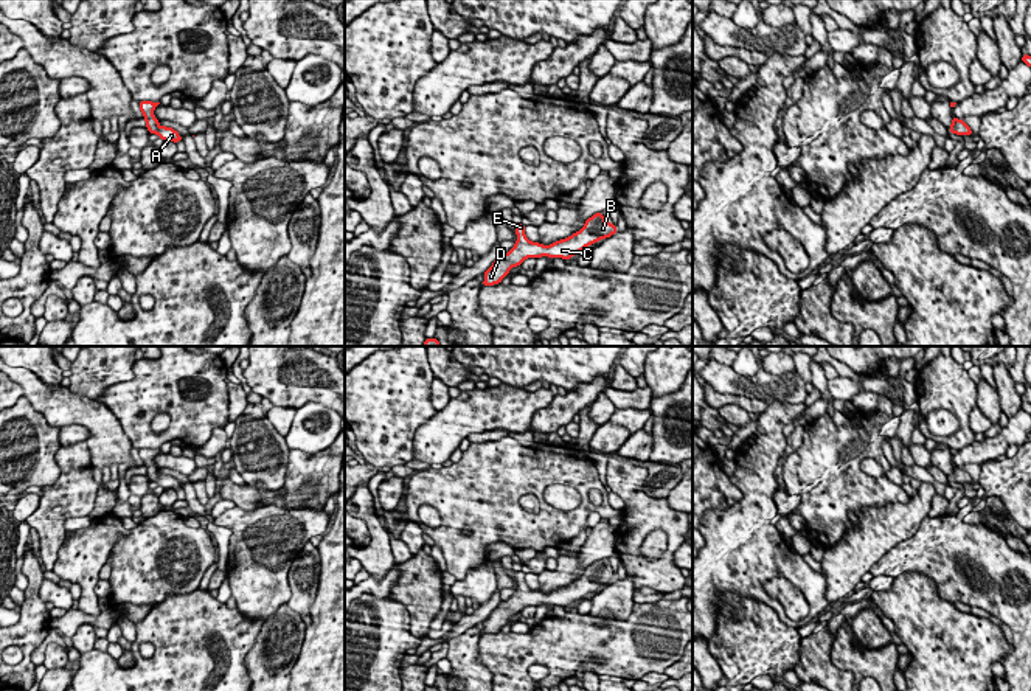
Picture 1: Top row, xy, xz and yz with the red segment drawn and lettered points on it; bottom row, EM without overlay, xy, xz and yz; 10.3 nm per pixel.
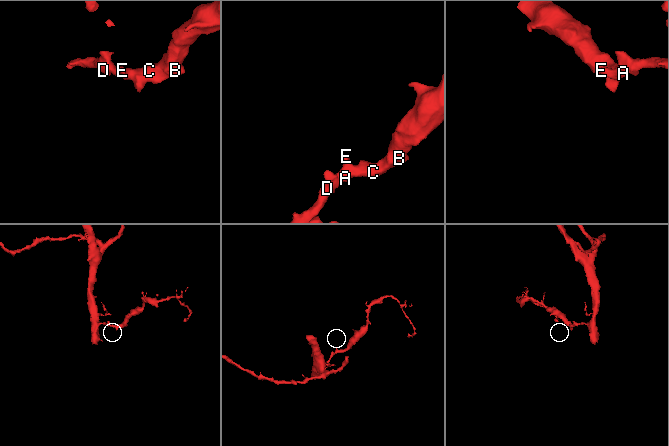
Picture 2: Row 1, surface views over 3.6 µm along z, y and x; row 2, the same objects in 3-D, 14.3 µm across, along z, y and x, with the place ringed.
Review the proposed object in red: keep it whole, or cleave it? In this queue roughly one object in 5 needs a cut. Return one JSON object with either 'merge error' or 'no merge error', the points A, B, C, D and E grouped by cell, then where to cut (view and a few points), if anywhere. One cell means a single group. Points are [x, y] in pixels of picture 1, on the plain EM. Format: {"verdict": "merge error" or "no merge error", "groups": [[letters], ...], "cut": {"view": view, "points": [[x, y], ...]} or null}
{"verdict": "no merge error", "groups": [["A", "B", "C", "D", "E"]], "cut": null}

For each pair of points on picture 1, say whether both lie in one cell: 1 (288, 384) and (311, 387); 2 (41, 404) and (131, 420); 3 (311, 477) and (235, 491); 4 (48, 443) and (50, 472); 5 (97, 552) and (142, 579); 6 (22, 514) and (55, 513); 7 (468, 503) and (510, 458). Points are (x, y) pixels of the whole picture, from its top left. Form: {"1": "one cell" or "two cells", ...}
{"1": "one cell", "2": "two cells", "3": "one cell", "4": "one cell", "5": "two cells", "6": "two cells", "7": "one cell"}

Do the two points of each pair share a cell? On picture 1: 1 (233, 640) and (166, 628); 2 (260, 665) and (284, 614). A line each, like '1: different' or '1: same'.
1: same
2: same

